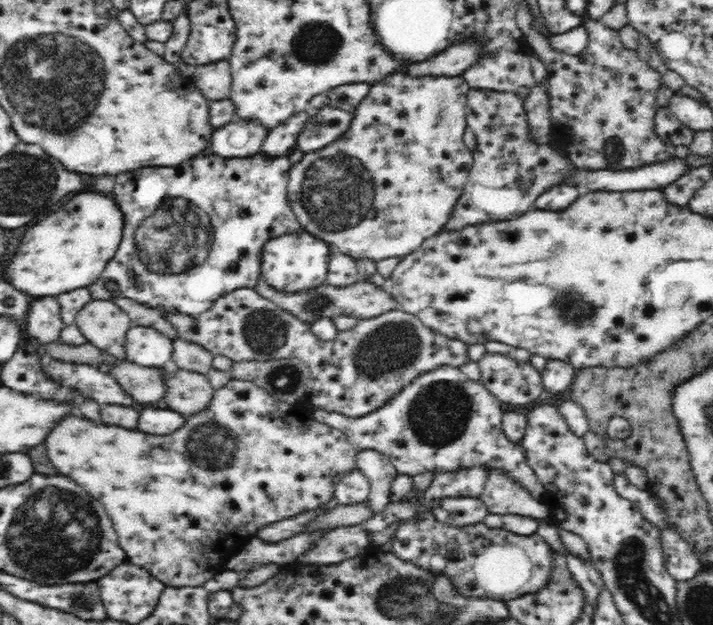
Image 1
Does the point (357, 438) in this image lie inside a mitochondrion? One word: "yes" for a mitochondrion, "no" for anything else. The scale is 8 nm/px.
no

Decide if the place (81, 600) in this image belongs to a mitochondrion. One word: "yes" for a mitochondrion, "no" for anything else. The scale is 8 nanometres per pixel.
yes

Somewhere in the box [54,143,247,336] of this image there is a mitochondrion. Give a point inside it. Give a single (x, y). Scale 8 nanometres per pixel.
(175, 232)

